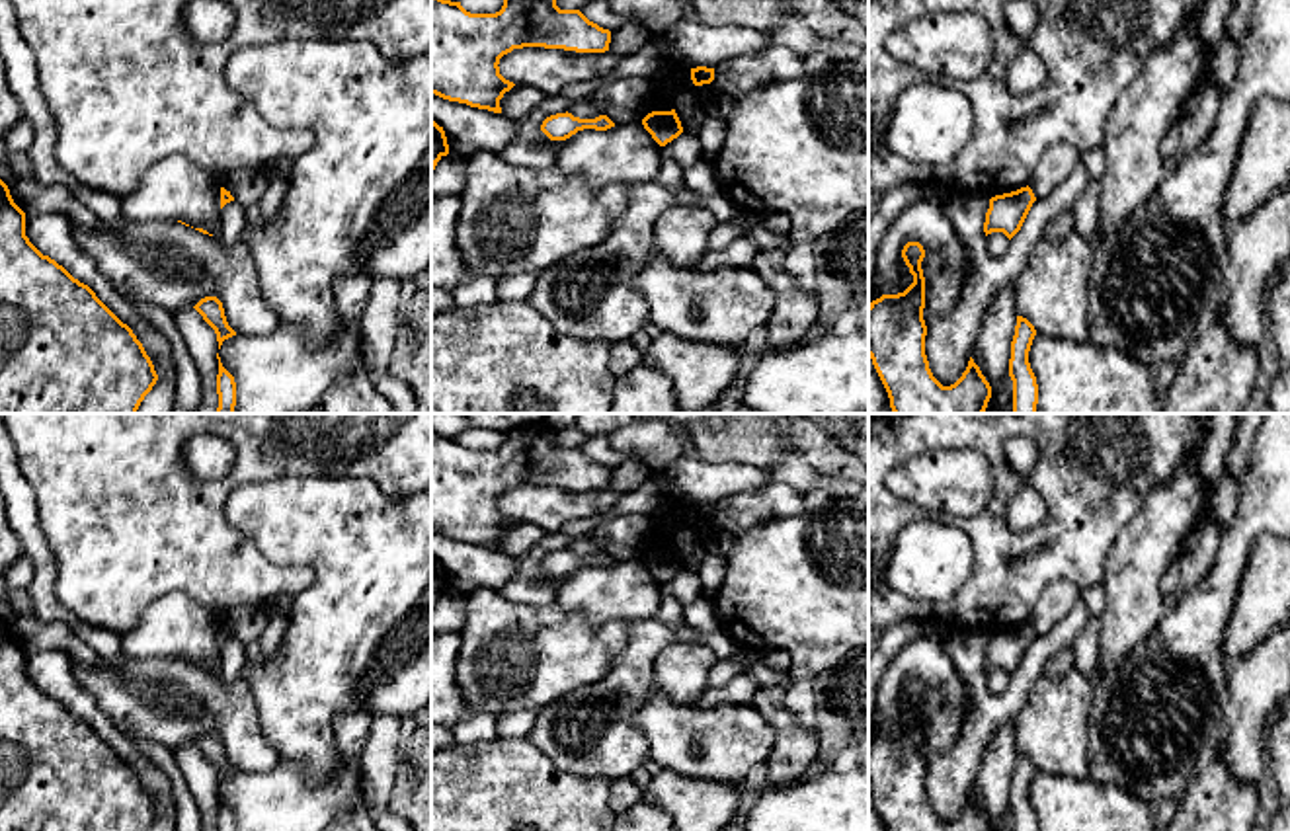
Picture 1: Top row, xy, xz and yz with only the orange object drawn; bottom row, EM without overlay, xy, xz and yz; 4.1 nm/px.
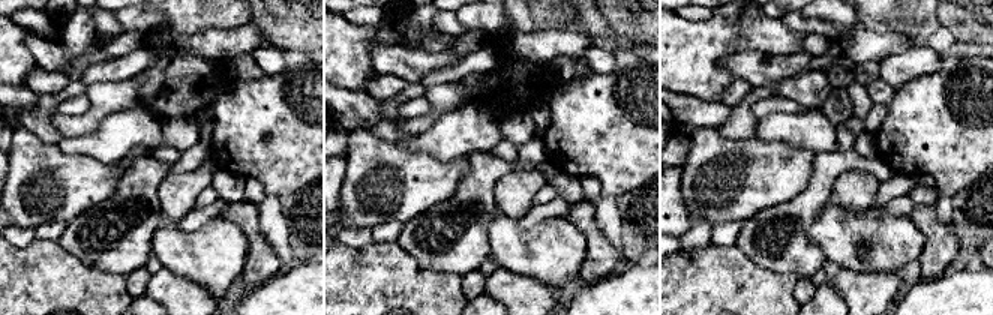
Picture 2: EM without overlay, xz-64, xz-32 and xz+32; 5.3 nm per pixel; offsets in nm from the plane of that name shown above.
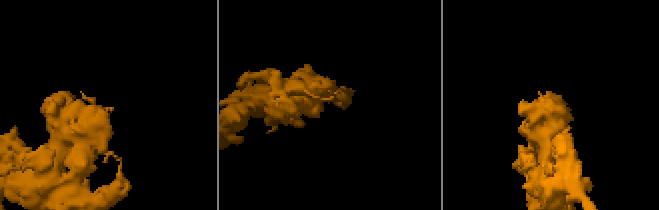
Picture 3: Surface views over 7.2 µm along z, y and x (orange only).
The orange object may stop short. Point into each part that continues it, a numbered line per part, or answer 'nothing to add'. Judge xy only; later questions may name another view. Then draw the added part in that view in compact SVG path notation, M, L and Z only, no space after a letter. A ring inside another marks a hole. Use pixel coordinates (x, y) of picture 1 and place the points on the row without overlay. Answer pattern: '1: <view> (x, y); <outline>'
nothing to add

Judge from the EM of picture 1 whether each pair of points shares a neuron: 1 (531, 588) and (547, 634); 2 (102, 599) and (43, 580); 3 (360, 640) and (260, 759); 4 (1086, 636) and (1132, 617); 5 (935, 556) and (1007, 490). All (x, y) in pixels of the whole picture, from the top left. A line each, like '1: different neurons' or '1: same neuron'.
1: different neurons
2: different neurons
3: different neurons
4: different neurons
5: different neurons

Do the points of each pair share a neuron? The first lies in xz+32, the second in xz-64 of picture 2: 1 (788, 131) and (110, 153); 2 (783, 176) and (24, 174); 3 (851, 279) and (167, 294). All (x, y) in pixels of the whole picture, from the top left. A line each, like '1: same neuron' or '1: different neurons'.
1: same neuron
2: same neuron
3: same neuron

